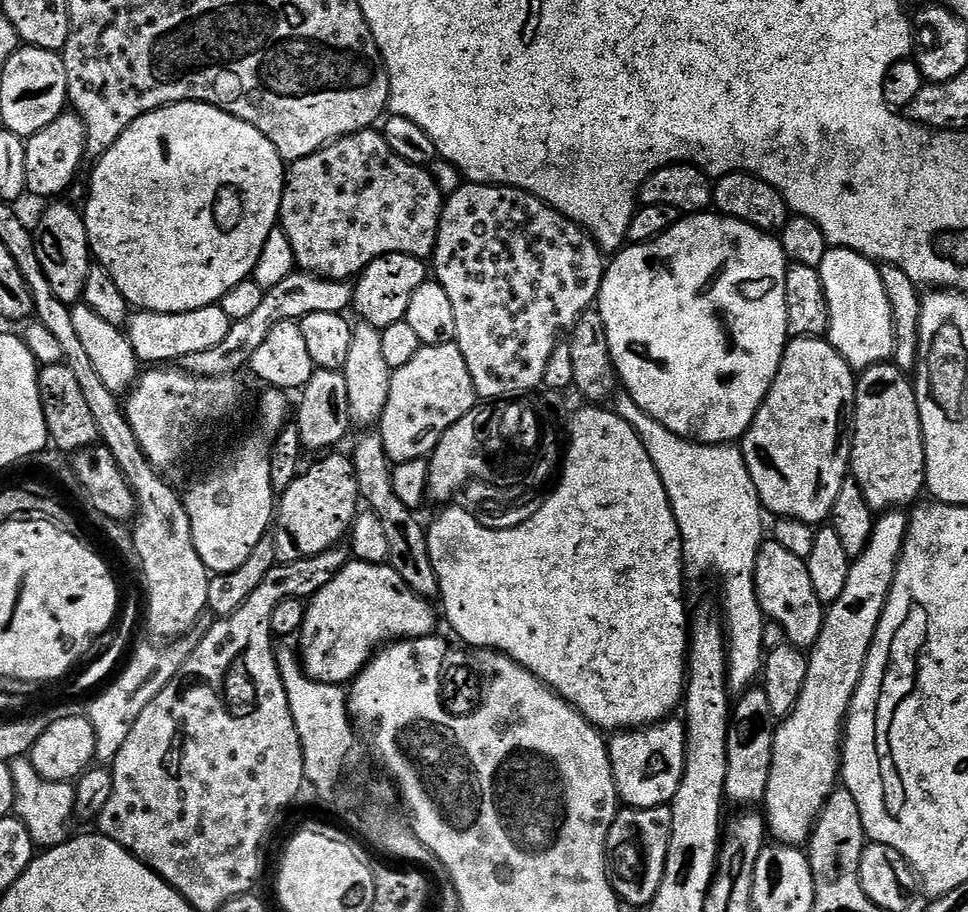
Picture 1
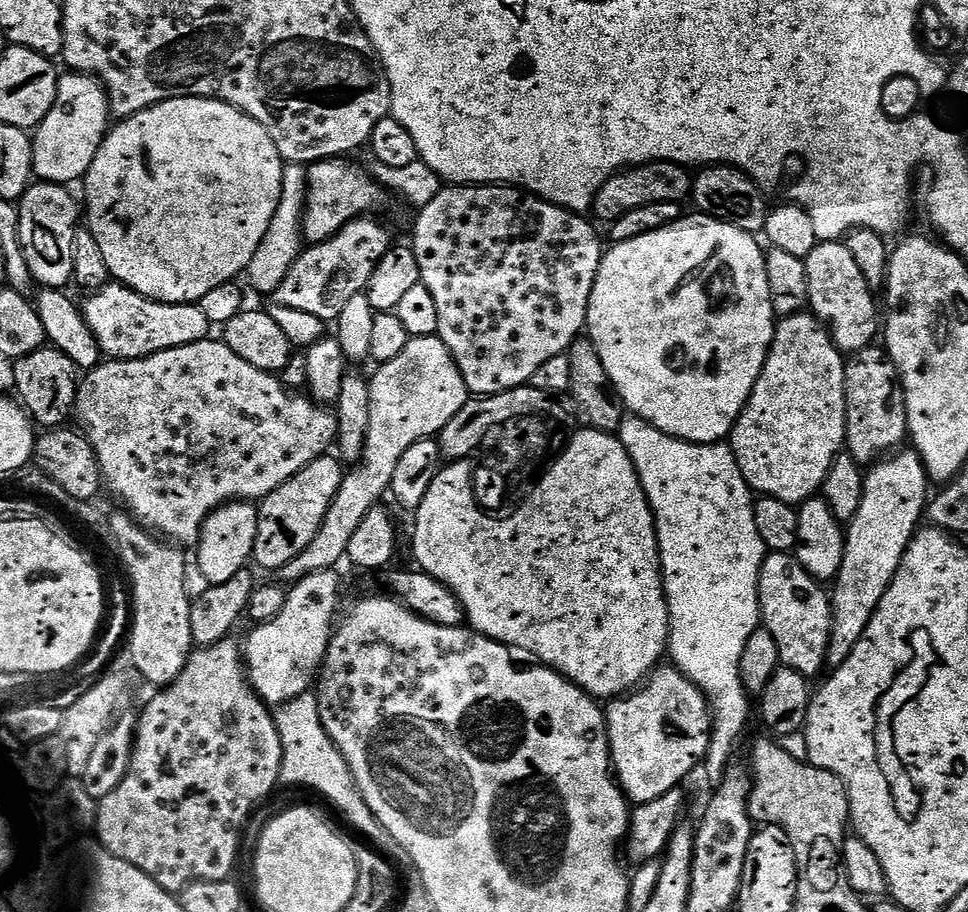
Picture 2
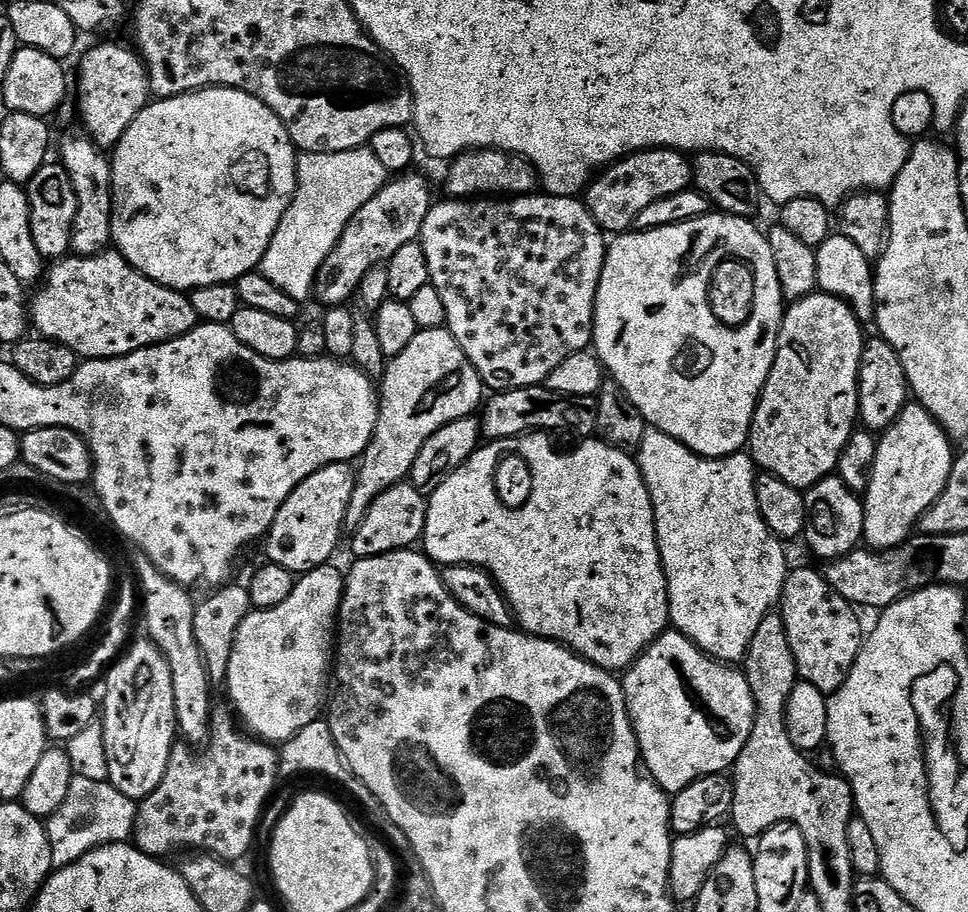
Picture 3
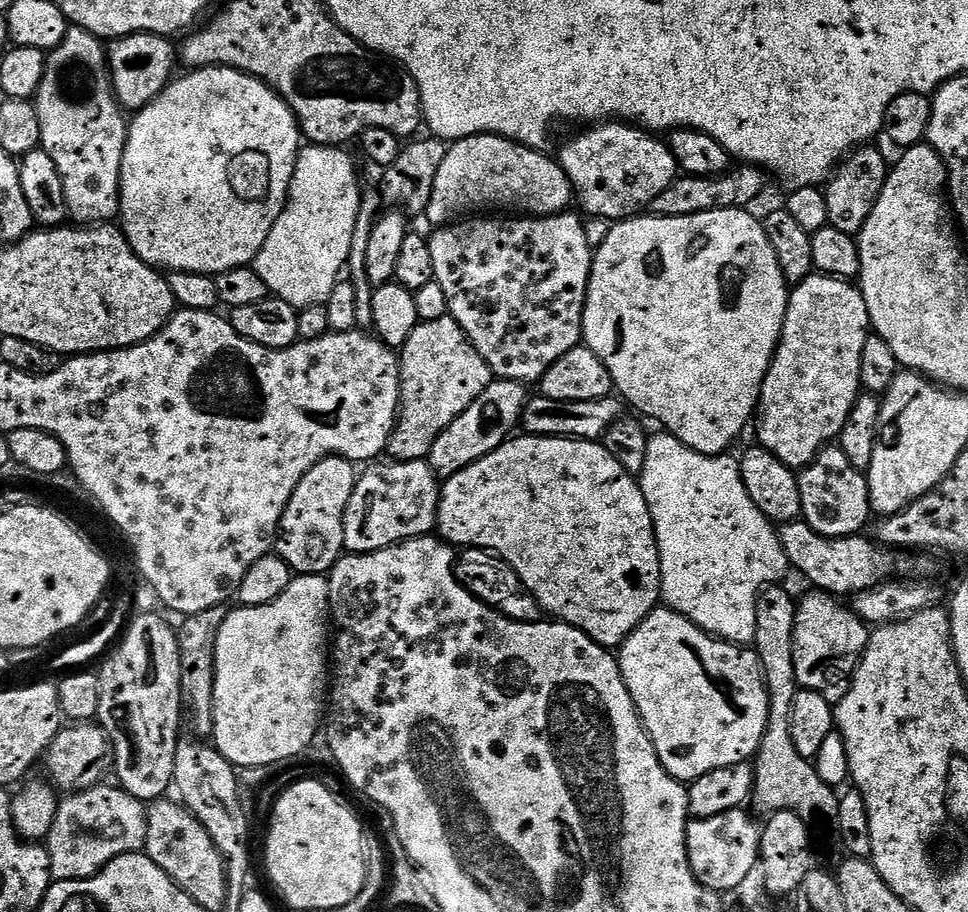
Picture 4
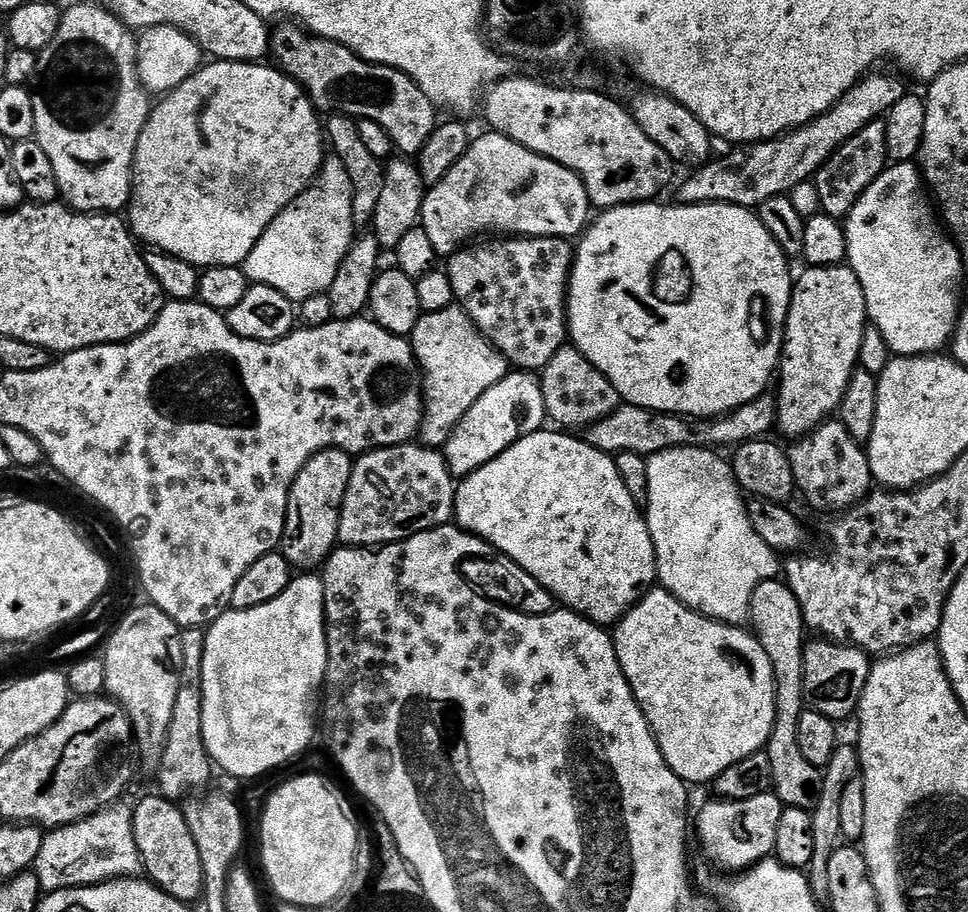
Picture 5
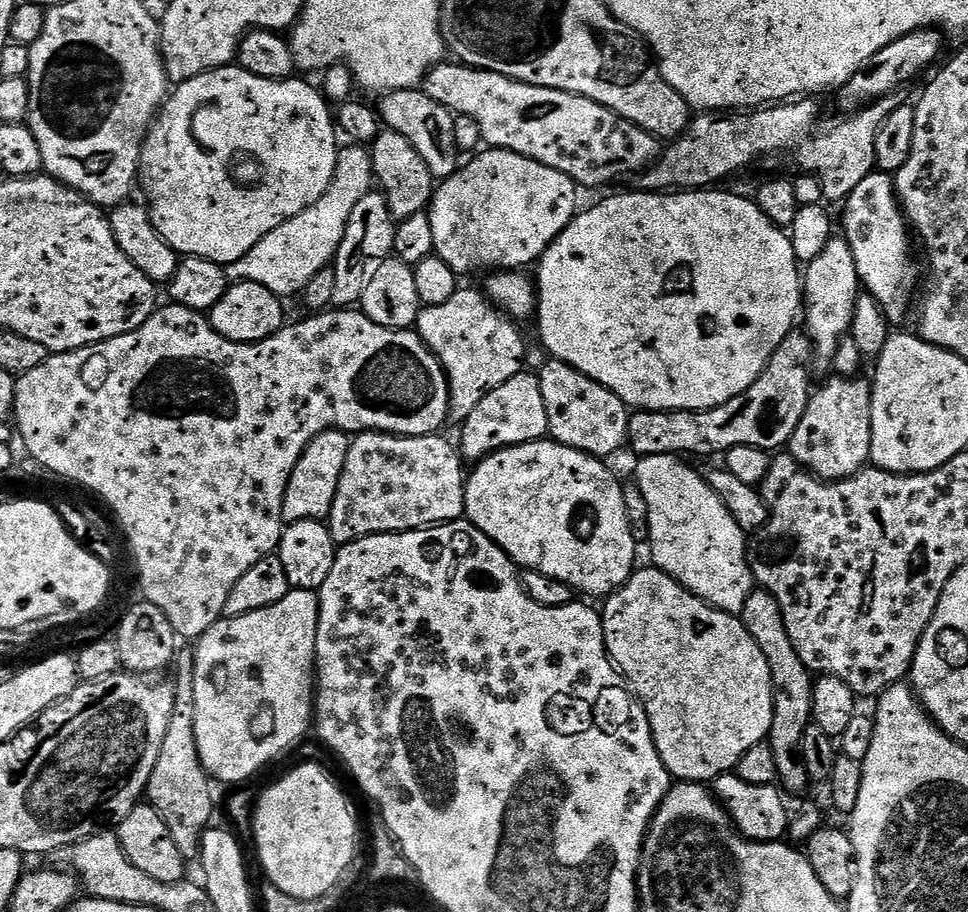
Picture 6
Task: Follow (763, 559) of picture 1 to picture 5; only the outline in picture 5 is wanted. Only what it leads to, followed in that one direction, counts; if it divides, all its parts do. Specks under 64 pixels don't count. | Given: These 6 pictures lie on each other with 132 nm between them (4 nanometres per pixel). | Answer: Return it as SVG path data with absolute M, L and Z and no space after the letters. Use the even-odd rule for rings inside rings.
M812 638L804 645L804 695L811 711L826 714L834 722L857 715L862 690L870 671L869 653L851 644L837 644L827 638Z

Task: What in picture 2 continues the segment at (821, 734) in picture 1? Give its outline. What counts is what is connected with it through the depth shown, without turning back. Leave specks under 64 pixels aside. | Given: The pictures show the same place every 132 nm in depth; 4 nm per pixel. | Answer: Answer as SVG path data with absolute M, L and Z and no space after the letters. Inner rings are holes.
M897 451L888 458L893 460L877 463L871 469L873 472L865 475L862 506L846 528L844 561L840 575L834 581L836 592L834 588L831 593L836 619L833 621L830 656L836 662L847 659L852 647L864 637L864 631L870 626L872 616L896 577L902 558L926 516L930 503L928 470L918 451L904 451Z

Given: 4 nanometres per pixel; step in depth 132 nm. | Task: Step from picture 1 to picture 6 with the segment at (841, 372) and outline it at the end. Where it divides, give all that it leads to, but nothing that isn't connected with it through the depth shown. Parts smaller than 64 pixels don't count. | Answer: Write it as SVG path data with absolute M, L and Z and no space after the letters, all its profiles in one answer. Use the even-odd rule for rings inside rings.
M834 238L828 243L826 250L822 250L822 254L818 254L818 258L814 258L806 265L806 271L802 276L802 304L806 309L806 316L808 312L806 331L812 337L812 350L819 363L821 360L825 366L831 365L833 358L836 357L840 341L851 333L856 300L861 295L862 285L858 274L858 266L854 260L854 250L848 245L847 239Z

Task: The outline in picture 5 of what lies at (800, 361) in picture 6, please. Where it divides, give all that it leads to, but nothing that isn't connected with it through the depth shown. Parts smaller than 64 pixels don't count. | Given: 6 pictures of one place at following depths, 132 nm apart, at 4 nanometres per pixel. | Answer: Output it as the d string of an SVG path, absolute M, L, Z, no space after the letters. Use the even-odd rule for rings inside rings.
M765 394L759 396L754 402L750 402L741 408L735 408L733 412L727 412L724 416L715 418L692 418L676 416L673 412L655 412L642 406L621 403L620 407L611 412L610 415L602 417L598 422L594 422L592 427L587 429L586 439L590 446L594 446L600 452L615 454L618 452L629 452L642 457L653 456L662 450L671 448L711 448L713 450L731 449L739 446L748 440L759 440L769 435L768 431L776 428L776 398L775 395Z

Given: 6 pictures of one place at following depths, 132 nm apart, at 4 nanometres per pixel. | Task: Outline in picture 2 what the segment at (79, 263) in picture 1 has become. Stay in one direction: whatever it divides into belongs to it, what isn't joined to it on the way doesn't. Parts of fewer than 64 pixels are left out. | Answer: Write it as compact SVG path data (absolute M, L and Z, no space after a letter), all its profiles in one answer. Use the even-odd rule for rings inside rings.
M36 182L18 201L18 233L24 258L44 288L67 289L76 275L76 234L82 224L82 208L68 192L62 184Z

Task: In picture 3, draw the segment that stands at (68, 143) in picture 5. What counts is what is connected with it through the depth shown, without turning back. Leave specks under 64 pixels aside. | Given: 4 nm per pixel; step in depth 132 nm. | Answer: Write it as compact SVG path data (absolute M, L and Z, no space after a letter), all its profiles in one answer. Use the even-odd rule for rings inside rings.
M83 139L66 141L58 160L70 176L78 202L72 227L72 252L77 256L96 256L109 251L112 244L112 161L91 139Z

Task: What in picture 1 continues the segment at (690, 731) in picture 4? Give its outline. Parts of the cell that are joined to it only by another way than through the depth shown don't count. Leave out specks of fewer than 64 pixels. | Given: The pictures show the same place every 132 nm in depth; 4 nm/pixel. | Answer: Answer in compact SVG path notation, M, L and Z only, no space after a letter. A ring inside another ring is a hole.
M665 718L660 721L659 724L649 724L647 726L641 726L635 730L620 730L615 733L616 736L613 740L607 741L608 746L608 762L612 767L612 778L614 780L614 786L616 787L617 797L629 808L658 808L661 806L671 805L674 794L678 790L680 785L680 779L684 773L684 726L679 719Z

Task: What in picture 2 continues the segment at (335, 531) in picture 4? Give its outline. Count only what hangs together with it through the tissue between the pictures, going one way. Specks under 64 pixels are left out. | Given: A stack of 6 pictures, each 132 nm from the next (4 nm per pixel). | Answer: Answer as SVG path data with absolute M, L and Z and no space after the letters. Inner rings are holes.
M325 454L308 464L297 476L284 483L277 492L267 497L262 504L262 523L258 560L272 570L279 570L286 562L298 558L316 541L324 519L332 508L340 487L344 485L346 468L335 455Z

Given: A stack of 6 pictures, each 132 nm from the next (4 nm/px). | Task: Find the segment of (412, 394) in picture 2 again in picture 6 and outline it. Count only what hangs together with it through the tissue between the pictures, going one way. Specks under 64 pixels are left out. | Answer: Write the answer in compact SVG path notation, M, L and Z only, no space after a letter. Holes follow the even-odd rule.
M460 286L446 302L421 307L414 328L448 375L453 421L462 422L474 414L474 406L486 394L525 371L524 336L516 329L519 328L517 321L505 316L481 289L479 292L476 288Z

